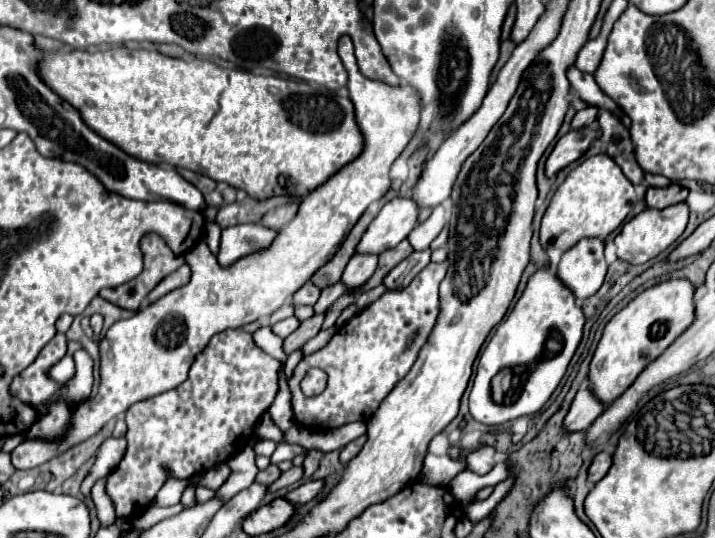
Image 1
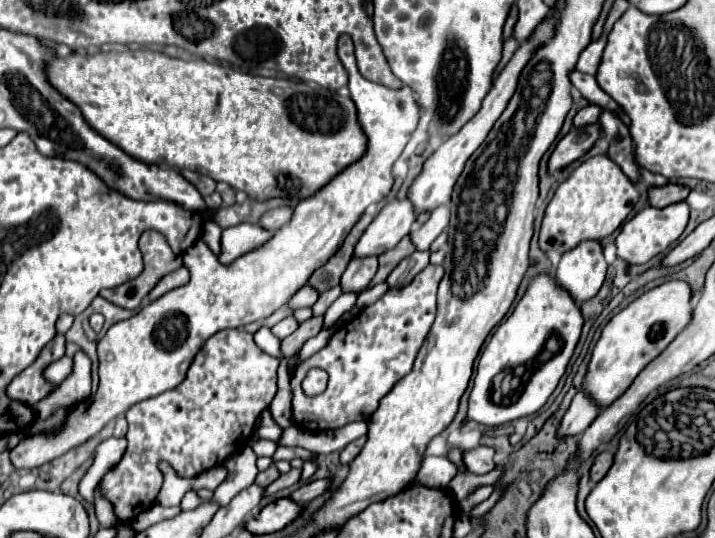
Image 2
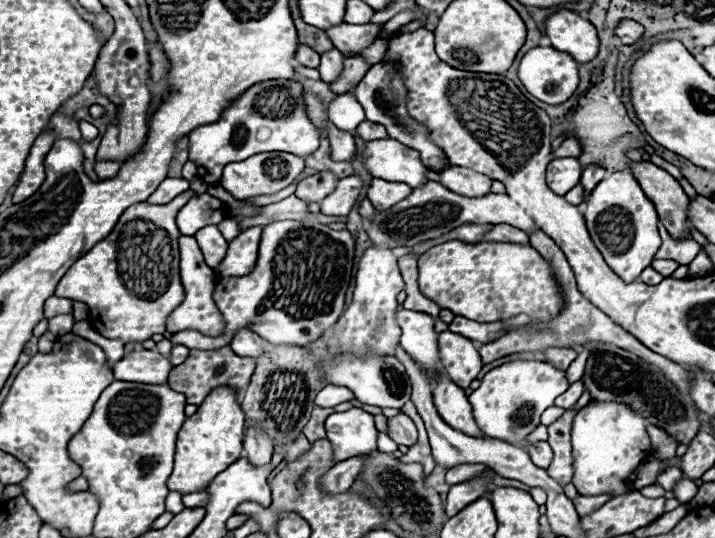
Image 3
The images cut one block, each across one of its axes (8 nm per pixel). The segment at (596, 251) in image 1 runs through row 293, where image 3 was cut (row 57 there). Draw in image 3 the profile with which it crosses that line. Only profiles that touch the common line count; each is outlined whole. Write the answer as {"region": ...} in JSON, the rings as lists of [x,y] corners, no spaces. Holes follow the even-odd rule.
{"region":[[[558,10],[556,14],[552,14],[546,20],[546,34],[552,40],[552,48],[570,54],[578,64],[588,64],[590,60],[594,60],[596,54],[598,54],[598,48],[600,48],[596,28],[588,20],[580,18],[578,14],[570,12],[570,10]]]}

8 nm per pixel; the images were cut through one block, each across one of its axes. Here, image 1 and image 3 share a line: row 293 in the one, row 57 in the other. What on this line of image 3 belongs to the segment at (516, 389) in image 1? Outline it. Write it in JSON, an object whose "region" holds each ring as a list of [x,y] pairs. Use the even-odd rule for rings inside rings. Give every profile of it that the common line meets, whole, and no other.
{"region":[[[536,46],[536,48],[528,50],[526,56],[522,58],[522,62],[518,66],[518,78],[522,80],[526,90],[532,96],[536,96],[538,100],[542,100],[546,104],[562,104],[578,88],[578,64],[566,52],[562,54],[562,52],[554,50],[552,46]]]}

